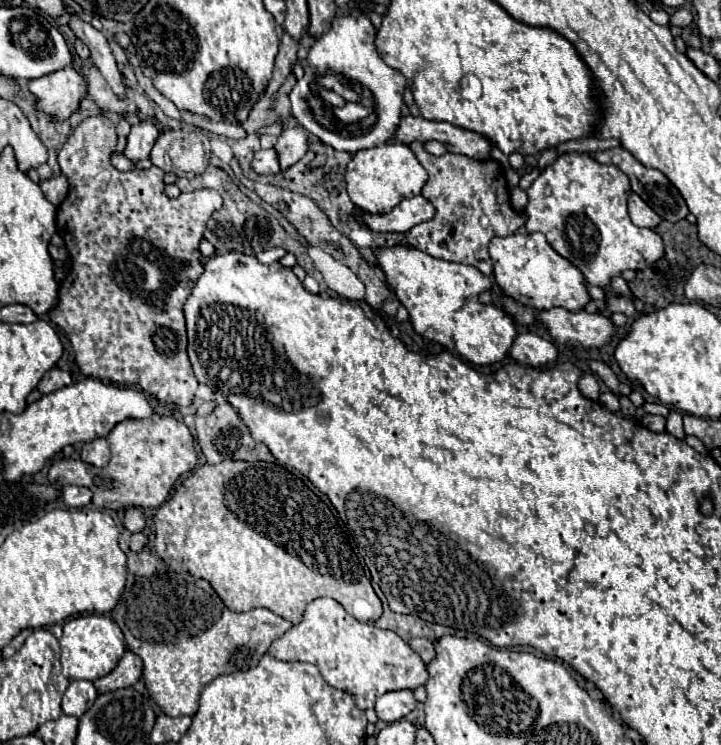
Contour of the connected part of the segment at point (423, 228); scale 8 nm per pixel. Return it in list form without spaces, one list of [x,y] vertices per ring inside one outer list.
[[[412,143],[410,149],[414,151],[420,165],[428,171],[428,183],[424,185],[422,195],[436,207],[436,217],[428,223],[412,227],[406,233],[406,241],[432,257],[472,265],[484,275],[490,275],[490,241],[494,237],[512,235],[526,221],[526,215],[516,215],[510,205],[510,191],[500,163],[494,159],[476,161],[456,153],[434,157],[420,143]]]

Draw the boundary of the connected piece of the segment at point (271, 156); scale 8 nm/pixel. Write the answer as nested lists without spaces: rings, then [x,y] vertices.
[[[262,149],[256,153],[252,161],[252,169],[262,175],[276,175],[280,173],[280,163],[278,163],[278,153],[274,149]]]

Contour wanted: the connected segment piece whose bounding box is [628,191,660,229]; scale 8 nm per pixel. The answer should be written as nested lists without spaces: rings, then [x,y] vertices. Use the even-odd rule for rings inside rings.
[[[628,193],[628,213],[630,219],[636,227],[650,227],[654,229],[660,223],[660,217],[636,195],[636,193]]]

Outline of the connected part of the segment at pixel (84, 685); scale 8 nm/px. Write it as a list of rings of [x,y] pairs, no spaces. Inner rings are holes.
[[[70,681],[62,699],[62,711],[66,715],[82,717],[84,711],[92,707],[96,697],[98,697],[98,691],[92,681]]]

